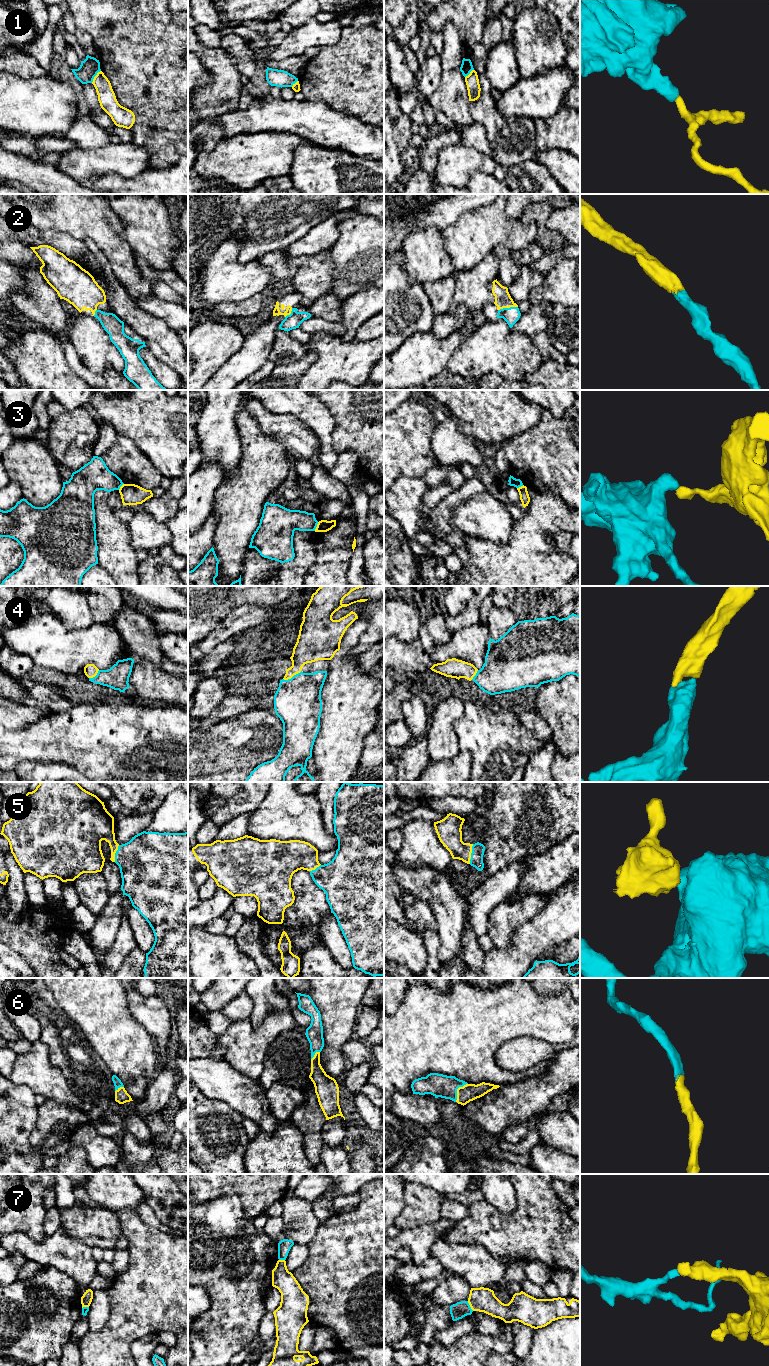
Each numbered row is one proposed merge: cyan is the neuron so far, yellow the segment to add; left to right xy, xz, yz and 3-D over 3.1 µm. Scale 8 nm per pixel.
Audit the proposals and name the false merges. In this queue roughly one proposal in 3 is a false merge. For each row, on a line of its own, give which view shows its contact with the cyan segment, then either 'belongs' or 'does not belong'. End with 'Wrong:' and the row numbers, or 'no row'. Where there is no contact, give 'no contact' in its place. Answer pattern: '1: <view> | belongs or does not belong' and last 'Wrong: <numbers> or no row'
1: xy | does not belong
2: yz | belongs
3: xz | does not belong
4: xz | belongs
5: yz | belongs
6: yz | belongs
7: yz | does not belong
Wrong: 1, 3, 7

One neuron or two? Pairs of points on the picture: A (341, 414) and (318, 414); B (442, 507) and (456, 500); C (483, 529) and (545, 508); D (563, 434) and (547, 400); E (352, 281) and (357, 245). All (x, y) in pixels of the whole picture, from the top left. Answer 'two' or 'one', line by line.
A: two
B: one
C: two
D: two
E: one

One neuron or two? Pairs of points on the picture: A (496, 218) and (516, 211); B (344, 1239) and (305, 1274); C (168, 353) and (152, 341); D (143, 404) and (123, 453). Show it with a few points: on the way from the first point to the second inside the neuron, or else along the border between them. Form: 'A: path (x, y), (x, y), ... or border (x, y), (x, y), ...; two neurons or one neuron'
A: border (504, 204), (504, 213), (508, 218), (519, 218); two neurons
B: path (334, 1249), (315, 1268); one neuron
C: path (164, 349), (156, 341); one neuron
D: border (117, 433), (128, 436), (145, 455); two neurons

